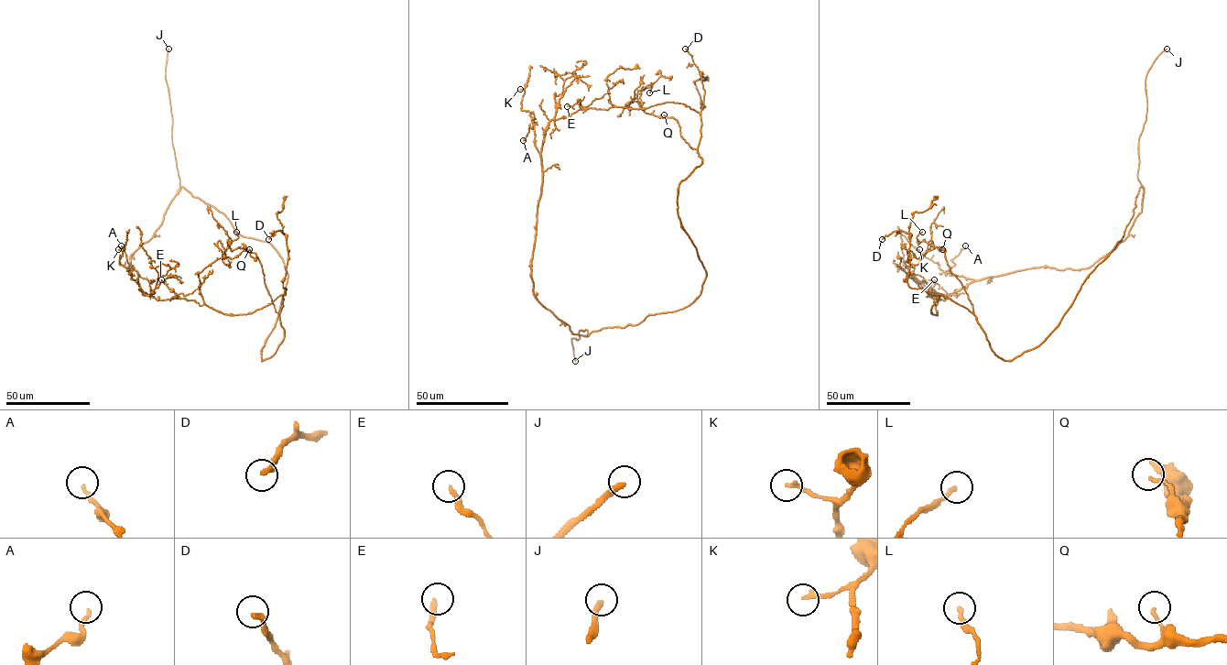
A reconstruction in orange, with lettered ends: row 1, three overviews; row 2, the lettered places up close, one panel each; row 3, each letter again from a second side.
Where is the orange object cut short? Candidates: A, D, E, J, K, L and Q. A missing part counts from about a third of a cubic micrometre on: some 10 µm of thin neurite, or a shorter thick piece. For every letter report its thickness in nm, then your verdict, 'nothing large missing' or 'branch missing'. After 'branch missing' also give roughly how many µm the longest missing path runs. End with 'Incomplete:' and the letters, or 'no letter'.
A: 180 nm | nothing large missing
D: 280 nm | nothing large missing
E: 240 nm | branch missing | 9 µm
J: 300 nm | branch missing | 30 µm
K: 200 nm | nothing large missing
L: 180 nm | nothing large missing
Q: 150 nm | nothing large missing
Incomplete: E, J

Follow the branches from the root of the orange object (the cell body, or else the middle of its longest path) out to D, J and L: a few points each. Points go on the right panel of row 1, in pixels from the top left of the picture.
D: (1072, 304), (1038, 345), (1004, 360), (966, 308), (909, 286), (910, 234), (896, 230), (882, 239)
J: (1072, 304), (1134, 214), (1143, 187), (1137, 172), (1145, 78), (1167, 49)
L: (1072, 304), (1038, 345), (1004, 360), (992, 349), (944, 249), (919, 243), (917, 236), (922, 232)

